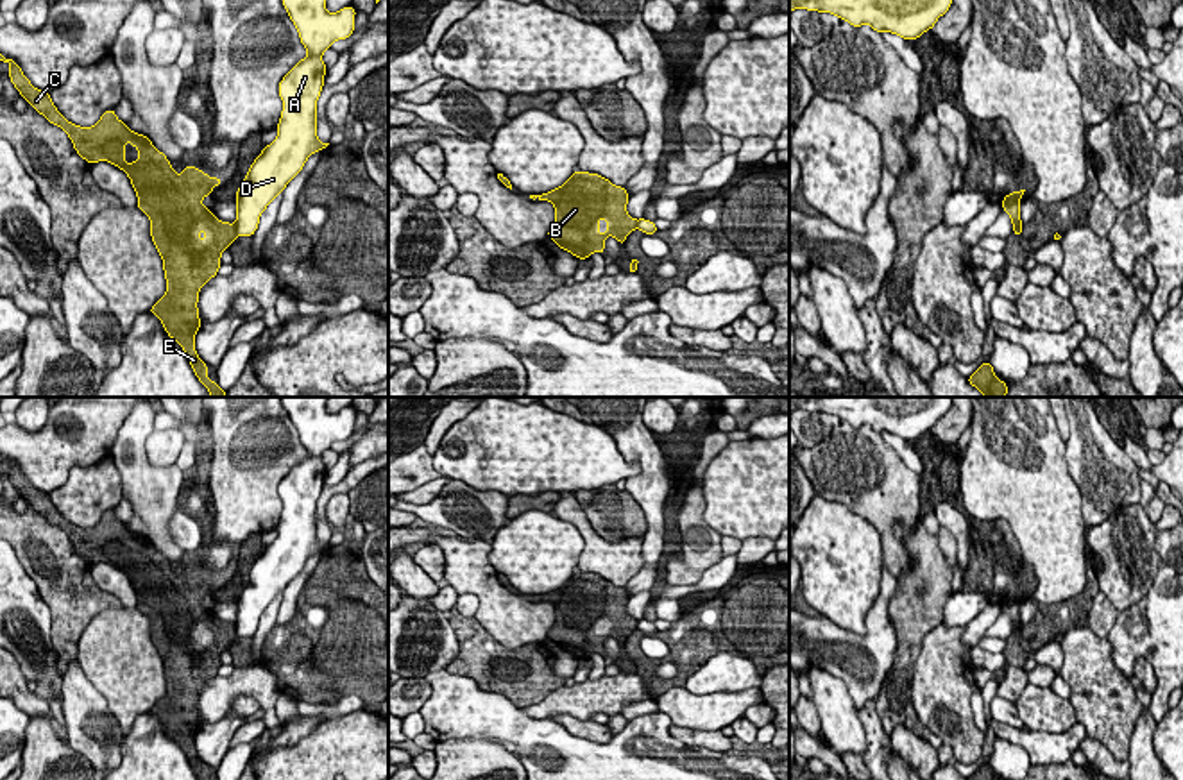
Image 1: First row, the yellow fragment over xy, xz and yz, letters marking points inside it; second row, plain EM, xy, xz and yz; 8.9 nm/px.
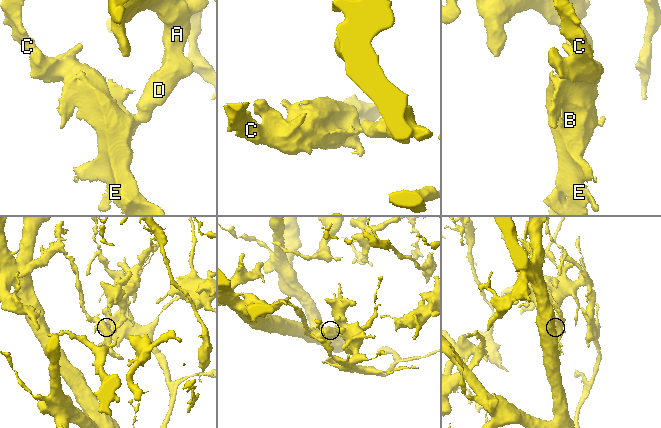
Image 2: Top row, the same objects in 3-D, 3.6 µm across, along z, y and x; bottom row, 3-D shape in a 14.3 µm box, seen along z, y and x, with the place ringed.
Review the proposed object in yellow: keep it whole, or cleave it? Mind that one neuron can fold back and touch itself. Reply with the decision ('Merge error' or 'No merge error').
Merge error

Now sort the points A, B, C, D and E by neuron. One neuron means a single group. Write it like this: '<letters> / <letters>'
A D / B C E

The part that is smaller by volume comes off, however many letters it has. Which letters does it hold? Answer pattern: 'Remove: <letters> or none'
Remove: B, C, E

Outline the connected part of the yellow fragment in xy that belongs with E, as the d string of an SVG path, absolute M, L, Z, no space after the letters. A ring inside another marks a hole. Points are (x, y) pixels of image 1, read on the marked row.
M0 54L0 61L9 63L9 79L20 95L50 122L61 127L73 143L75 152L89 165L107 161L127 174L136 191L136 208L150 220L150 236L163 259L166 279L166 293L149 309L156 315L166 335L174 338L191 365L199 381L208 388L211 397L227 397L218 383L208 379L208 365L197 356L195 335L202 322L199 320L199 292L218 274L222 265L220 254L236 240L236 229L229 222L218 220L211 209L202 206L206 195L213 195L215 186L222 186L220 177L209 177L197 166L186 165L183 174L175 174L168 157L159 152L149 136L132 132L122 120L116 118L115 107L104 111L93 127L81 127L68 122L50 100L50 93L30 84L16 61ZM125 141L138 148L138 161L125 161Z

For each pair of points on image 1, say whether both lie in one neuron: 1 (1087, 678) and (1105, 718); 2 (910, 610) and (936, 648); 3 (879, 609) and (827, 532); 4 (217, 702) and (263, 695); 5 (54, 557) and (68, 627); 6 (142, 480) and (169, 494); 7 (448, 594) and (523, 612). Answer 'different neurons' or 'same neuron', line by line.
1: same neuron
2: different neurons
3: different neurons
4: same neuron
5: same neuron
6: same neuron
7: different neurons

